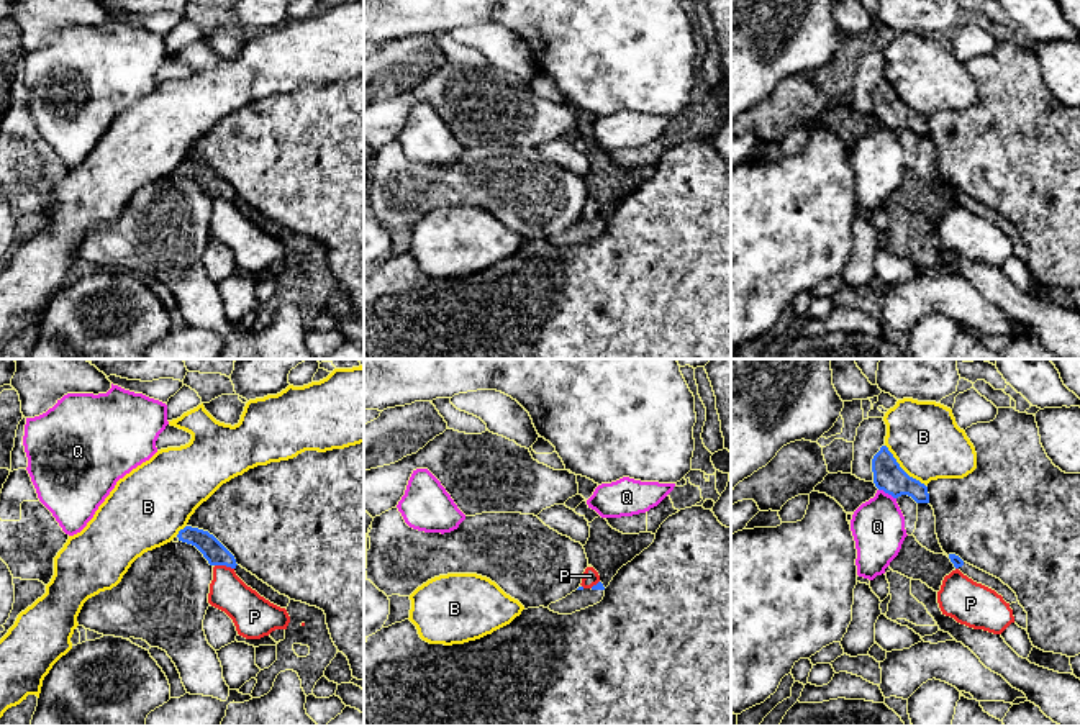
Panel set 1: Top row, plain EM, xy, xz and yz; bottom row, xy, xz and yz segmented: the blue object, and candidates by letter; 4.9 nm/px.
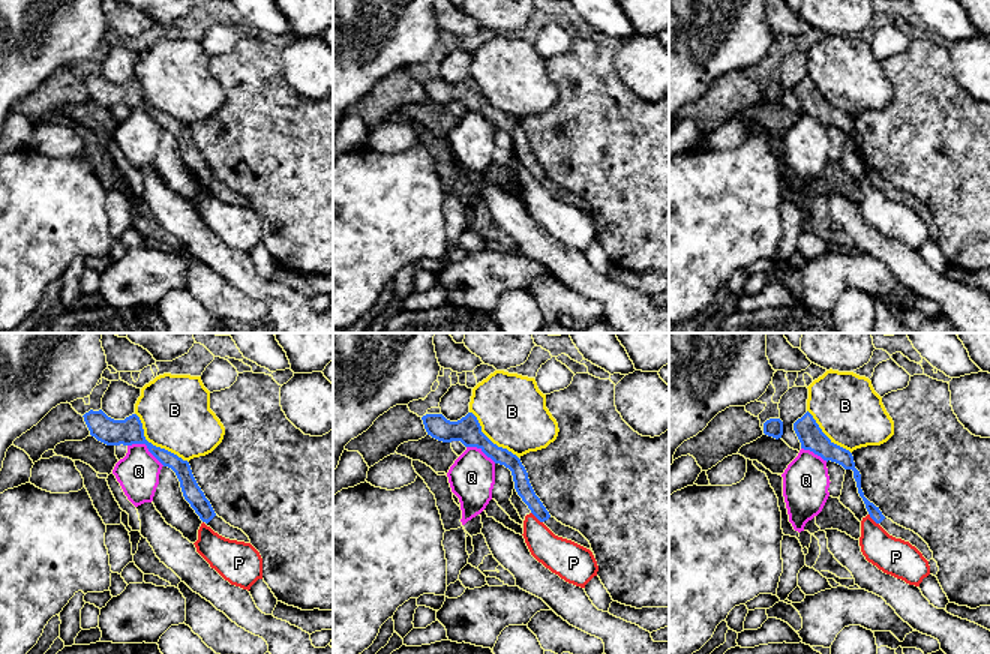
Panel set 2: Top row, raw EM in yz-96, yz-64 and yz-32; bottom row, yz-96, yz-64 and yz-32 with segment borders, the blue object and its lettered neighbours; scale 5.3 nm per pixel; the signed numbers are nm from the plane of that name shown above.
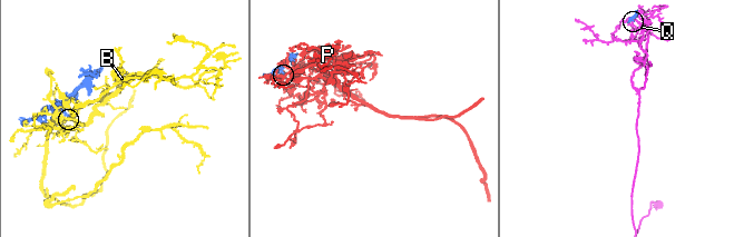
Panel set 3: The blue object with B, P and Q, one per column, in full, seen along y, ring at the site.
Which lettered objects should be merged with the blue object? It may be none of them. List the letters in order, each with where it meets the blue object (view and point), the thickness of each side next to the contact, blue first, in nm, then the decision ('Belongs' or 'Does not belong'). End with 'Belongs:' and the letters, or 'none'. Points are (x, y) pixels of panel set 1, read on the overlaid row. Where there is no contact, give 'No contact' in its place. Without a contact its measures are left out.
B: Touches blue at yz (900, 467). Thickness 150 nm (blue) against 360 nm. Does not belong
P: Touches blue at xy (225, 564). Thickness 110 nm (blue) against 180 nm. Does not belong
Q: Touches blue at yz (887, 492). Thickness 150 nm (blue) against 260 nm. Does not belong
Belongs: none

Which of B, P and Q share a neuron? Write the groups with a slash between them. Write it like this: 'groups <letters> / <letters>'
groups B / P / Q

